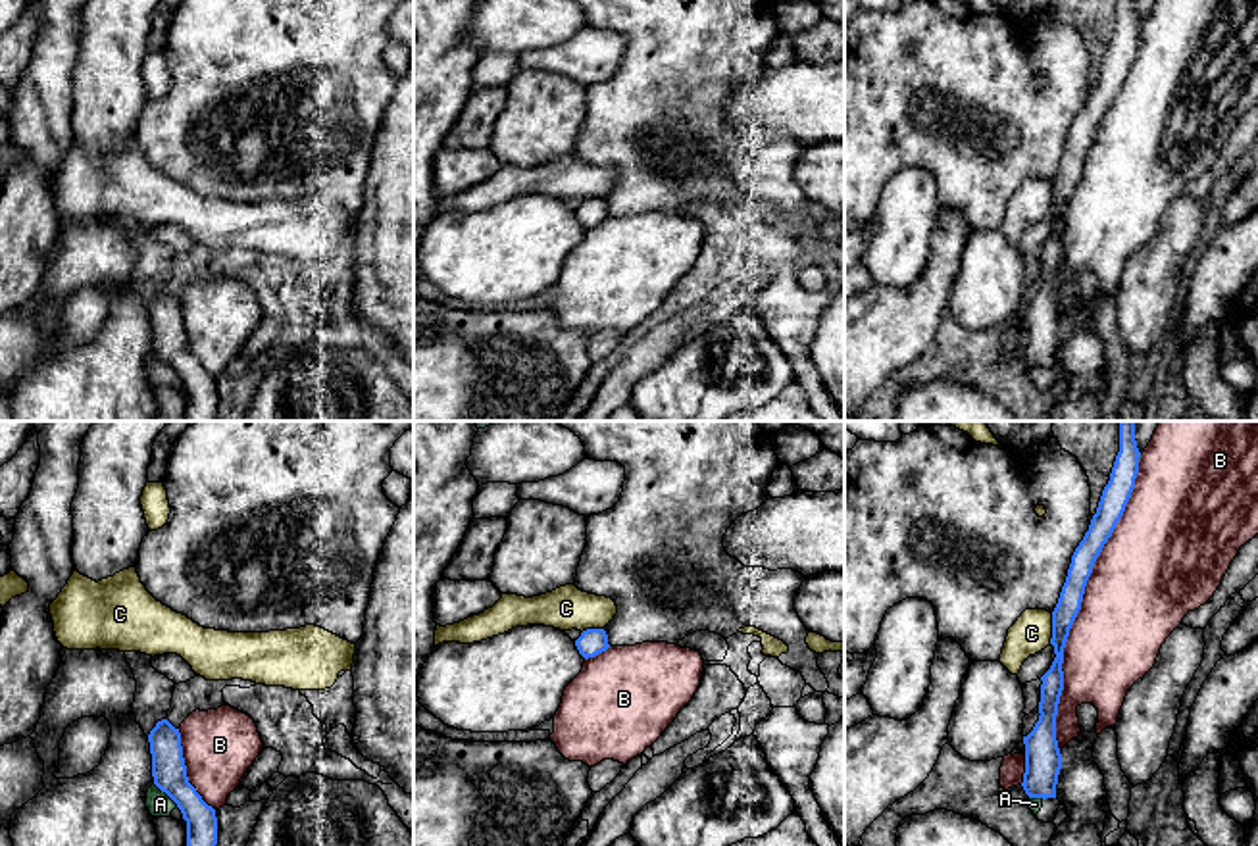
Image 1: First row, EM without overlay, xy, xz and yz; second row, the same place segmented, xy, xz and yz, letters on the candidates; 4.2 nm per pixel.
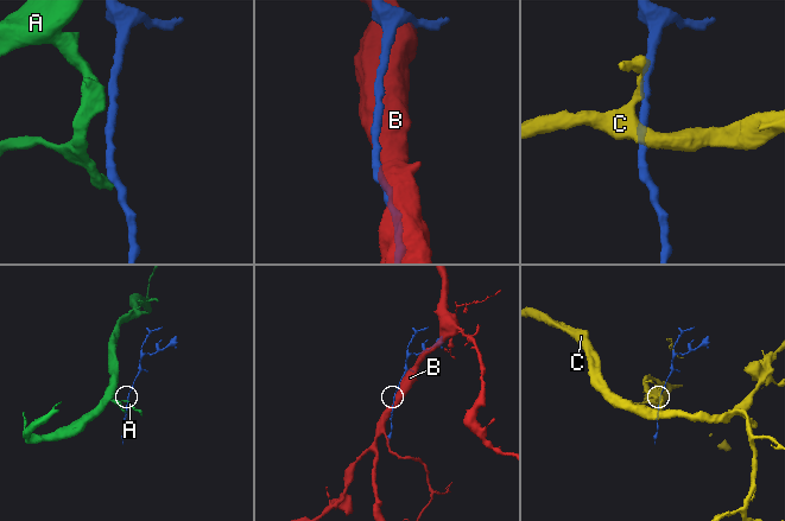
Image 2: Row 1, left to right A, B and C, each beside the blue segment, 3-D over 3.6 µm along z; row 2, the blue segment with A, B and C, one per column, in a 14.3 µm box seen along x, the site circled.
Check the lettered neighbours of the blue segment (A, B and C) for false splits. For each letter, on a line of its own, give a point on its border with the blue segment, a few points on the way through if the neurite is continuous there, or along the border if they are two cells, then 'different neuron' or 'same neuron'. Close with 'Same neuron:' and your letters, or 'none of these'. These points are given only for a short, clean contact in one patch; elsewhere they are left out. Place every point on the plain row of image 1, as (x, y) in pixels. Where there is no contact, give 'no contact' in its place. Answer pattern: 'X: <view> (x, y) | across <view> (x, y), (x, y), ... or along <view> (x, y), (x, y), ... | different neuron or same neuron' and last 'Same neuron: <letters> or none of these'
A: xy (166, 362) | along xy (154, 352), (177, 375) | different neuron
B: yz (1081, 170) | different neuron
C: yz (1053, 199) | different neuron
Same neuron: none of these

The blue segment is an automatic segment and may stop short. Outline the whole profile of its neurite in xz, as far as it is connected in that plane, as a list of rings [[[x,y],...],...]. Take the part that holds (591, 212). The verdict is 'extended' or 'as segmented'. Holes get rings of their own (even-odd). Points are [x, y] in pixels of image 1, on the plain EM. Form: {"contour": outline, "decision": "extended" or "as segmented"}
{"contour": [[[587,198],[575,210],[579,223],[589,229],[594,227],[610,217],[608,204],[604,198]]], "decision": "as segmented"}

